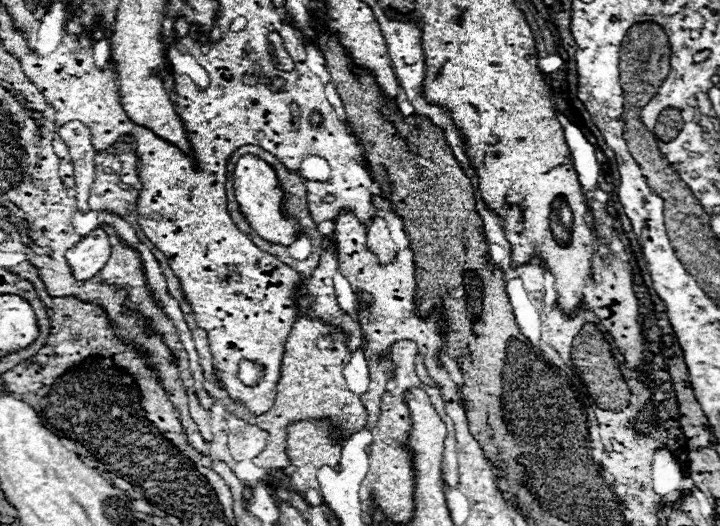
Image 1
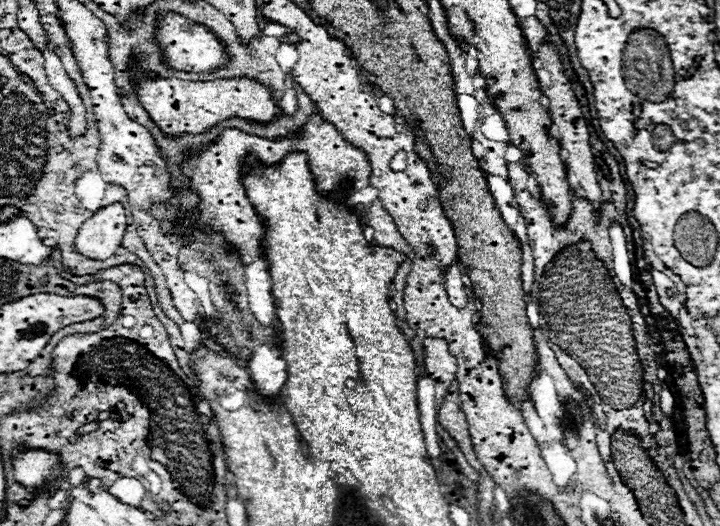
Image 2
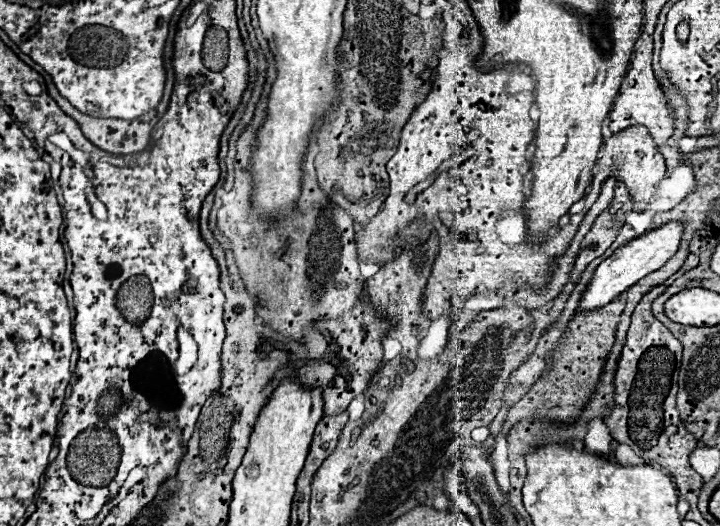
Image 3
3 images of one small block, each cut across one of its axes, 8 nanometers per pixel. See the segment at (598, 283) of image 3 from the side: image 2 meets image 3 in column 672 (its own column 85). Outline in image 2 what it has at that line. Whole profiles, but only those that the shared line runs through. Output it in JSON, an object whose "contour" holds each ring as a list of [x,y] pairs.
{"contour":[[[120,202],[110,204],[94,212],[94,216],[84,222],[76,236],[76,248],[92,260],[106,260],[122,244],[124,230],[126,230],[124,206]]]}

